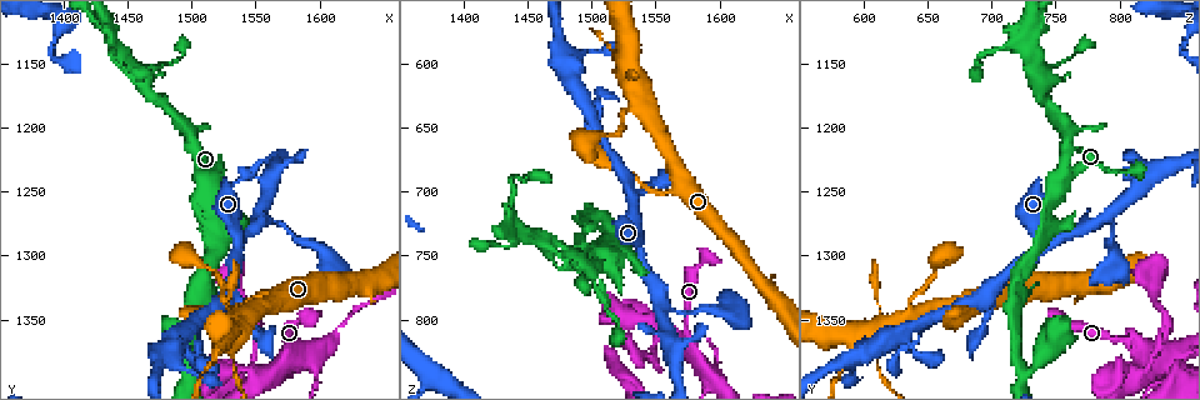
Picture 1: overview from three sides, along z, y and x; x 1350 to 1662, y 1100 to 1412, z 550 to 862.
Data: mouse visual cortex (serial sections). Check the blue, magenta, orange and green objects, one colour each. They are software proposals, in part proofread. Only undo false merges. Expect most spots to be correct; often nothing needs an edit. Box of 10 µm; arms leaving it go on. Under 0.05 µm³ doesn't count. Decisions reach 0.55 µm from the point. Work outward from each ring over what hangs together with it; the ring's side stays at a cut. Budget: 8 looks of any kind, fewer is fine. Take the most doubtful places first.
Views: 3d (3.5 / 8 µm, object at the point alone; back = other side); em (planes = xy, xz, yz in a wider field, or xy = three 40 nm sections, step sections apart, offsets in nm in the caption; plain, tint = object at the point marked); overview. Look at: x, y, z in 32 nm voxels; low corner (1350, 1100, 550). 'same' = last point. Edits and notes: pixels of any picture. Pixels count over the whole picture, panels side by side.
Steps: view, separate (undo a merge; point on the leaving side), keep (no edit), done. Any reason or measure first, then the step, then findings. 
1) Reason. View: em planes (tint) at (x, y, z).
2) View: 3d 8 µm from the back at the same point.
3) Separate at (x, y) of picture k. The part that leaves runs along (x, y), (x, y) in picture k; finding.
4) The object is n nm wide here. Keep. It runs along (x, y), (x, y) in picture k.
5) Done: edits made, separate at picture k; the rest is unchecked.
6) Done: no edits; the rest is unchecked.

Branch point. View: 3d 8 µm from the back at (1516, 1268, 746).

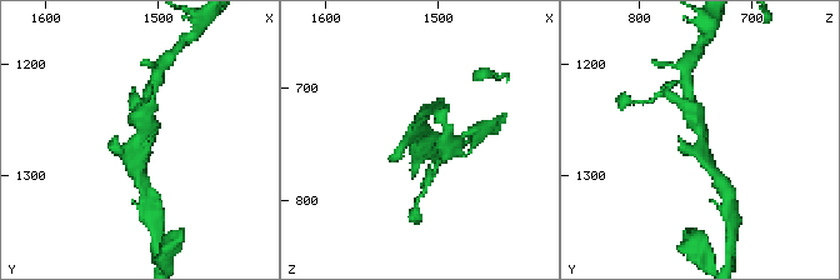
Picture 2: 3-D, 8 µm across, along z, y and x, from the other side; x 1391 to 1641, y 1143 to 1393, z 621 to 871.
Closer look. View: 3d 3.5 µm at the same point.

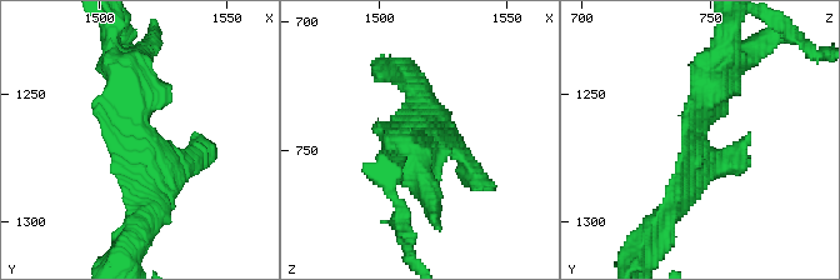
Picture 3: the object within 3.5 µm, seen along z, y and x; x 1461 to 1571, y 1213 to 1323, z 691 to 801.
Need the tissue. View: em xy step 3 (tint) at (1519, 1269, 743).

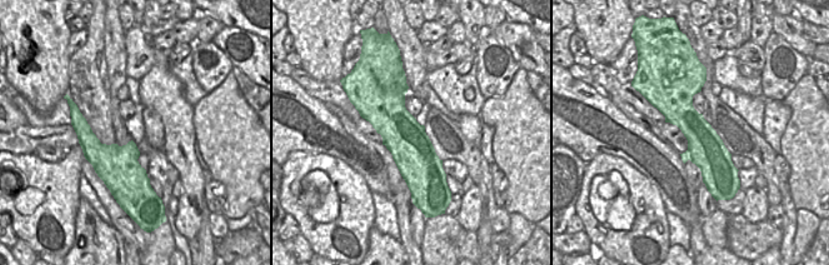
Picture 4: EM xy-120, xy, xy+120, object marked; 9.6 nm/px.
Keep. One cell here.

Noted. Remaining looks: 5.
View: 3d 8 µm at (1500, 1390, 726).

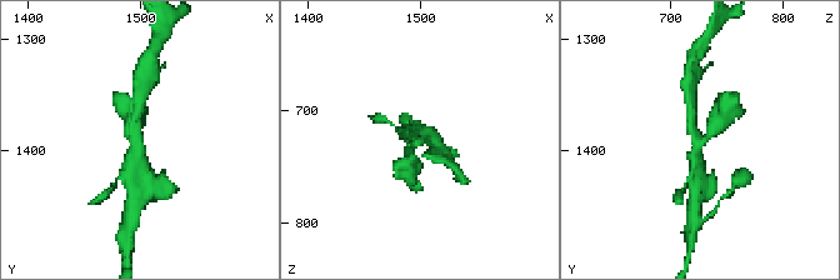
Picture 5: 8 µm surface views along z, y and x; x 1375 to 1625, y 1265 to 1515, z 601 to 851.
Closer look. View: 3d 3.5 µm at the same point.

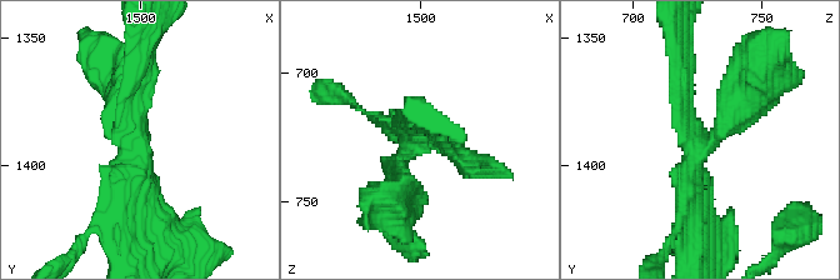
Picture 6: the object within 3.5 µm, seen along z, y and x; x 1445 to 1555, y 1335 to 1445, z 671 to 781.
Keep. It runs along (418, 119), (399, 193) in picture 6; all the same cell.

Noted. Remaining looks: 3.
Sharp bend. View: 3d 3.5 µm from the back at (1596, 1380, 844).

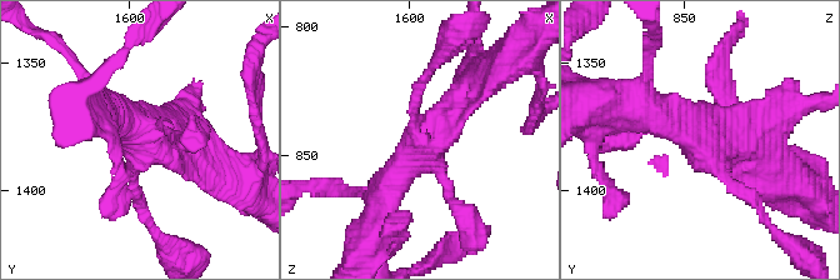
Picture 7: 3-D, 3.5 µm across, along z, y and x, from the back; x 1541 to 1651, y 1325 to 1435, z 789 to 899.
View: em xy step 2 (tint) at (1594, 1380, 843).

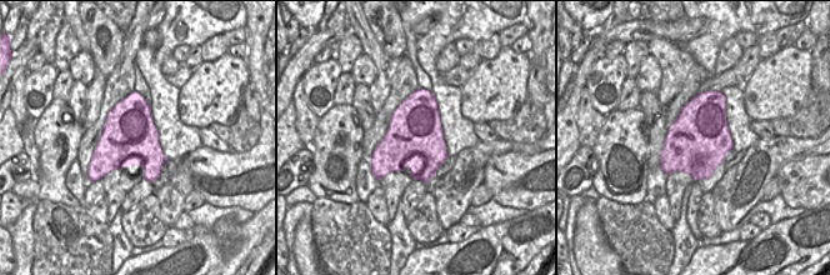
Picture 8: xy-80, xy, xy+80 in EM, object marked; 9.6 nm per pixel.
View: em xy step 5 (tint) at the same point.

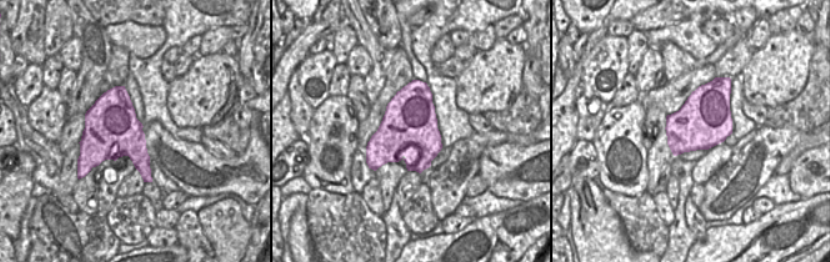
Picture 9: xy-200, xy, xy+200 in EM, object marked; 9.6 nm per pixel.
Keep. It runs along (471, 76), (460, 103), (386, 185) in picture 7; one cell here.

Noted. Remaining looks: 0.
Done: no edits; the rest is unchecked.

